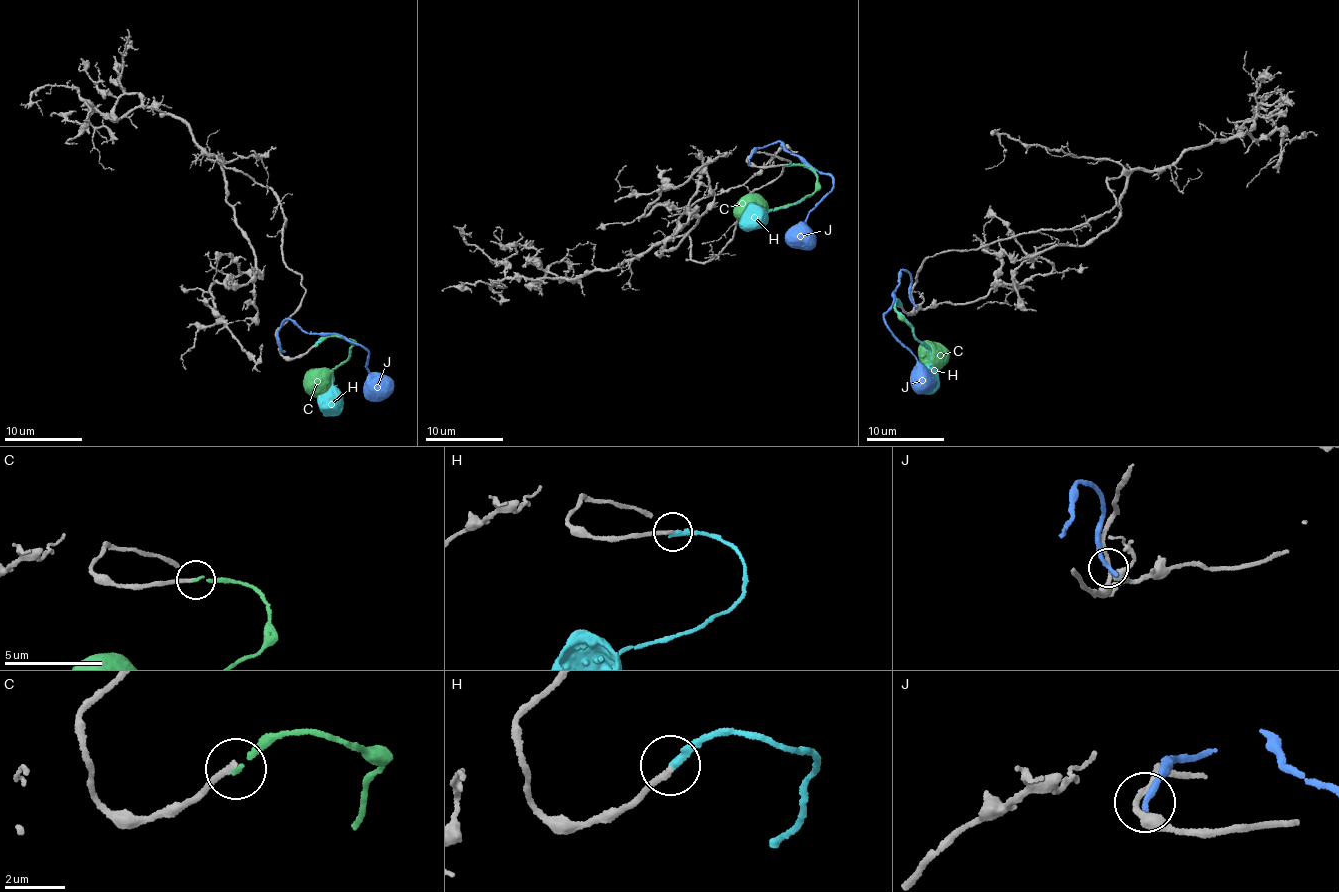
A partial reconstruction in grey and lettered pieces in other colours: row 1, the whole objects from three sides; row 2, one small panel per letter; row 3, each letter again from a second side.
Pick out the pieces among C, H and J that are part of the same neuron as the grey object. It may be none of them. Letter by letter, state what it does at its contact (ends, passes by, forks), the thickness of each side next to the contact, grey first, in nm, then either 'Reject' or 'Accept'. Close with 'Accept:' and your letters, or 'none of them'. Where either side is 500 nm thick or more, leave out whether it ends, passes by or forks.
C: It ends there. Thickness 200 nm (grey) against 130 nm. Reject
H: It ends there. Thickness 190 nm (grey) against 280 nm. Accept
J: It ends there. Thickness 180 nm (grey) against 260 nm. Reject
Accept: H

